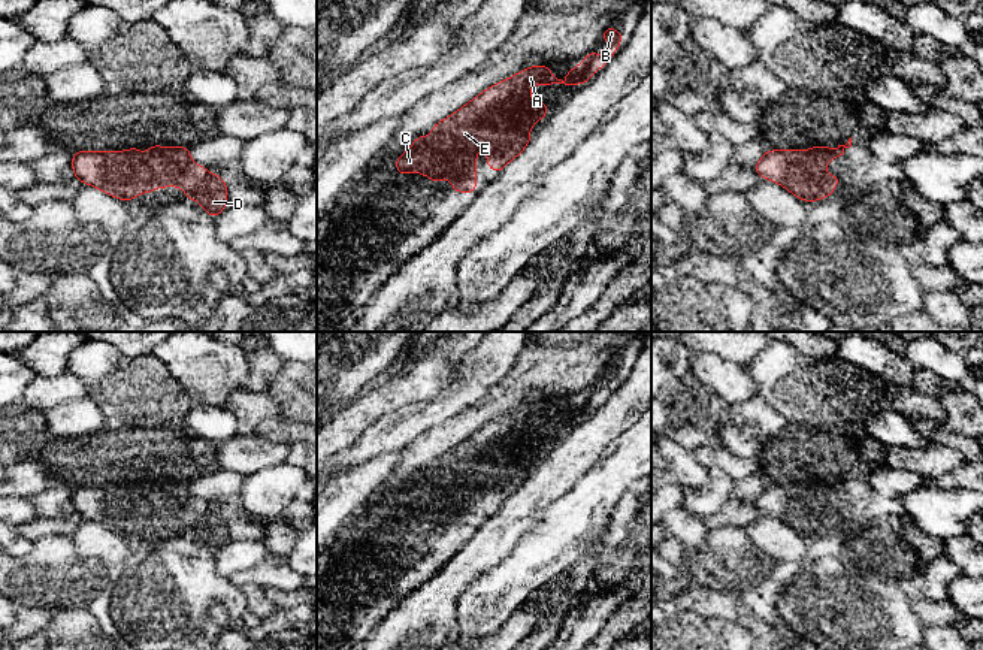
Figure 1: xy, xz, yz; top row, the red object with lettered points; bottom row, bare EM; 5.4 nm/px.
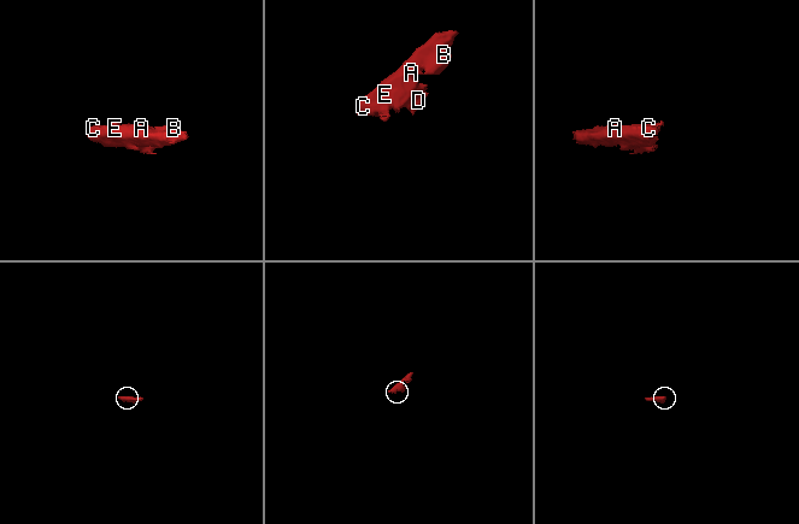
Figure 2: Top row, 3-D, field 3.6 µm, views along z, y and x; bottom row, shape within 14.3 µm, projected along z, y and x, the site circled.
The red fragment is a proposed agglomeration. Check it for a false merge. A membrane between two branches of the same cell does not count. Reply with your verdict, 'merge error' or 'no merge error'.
no merge error

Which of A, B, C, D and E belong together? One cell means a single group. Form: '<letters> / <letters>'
A B C D E

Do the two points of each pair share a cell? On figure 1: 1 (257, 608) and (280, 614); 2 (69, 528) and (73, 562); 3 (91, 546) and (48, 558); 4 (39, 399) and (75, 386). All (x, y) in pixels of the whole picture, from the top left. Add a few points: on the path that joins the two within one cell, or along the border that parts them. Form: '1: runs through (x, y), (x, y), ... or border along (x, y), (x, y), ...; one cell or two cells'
1: border along (280, 607), (263, 619); two cells
2: border along (70, 534), (47, 534), (36, 541); two cells
3: border along (70, 535), (73, 549), (81, 556), (90, 559); two cells
4: runs through (48, 392), (66, 387); one cell

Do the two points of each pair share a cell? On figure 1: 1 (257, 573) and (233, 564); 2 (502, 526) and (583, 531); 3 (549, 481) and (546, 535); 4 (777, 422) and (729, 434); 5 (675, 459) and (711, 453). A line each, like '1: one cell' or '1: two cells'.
1: two cells
2: two cells
3: two cells
4: one cell
5: two cells

